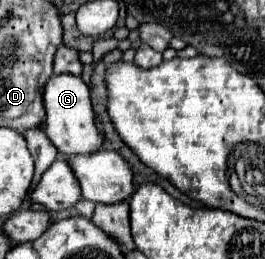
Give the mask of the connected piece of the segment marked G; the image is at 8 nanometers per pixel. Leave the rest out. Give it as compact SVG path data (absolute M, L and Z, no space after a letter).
M68 74L52 76L44 90L44 106L46 106L44 130L46 130L46 136L50 136L50 140L58 152L62 152L66 156L76 156L76 154L90 154L90 152L96 152L102 148L104 136L100 134L100 130L94 124L90 92L82 78L68 76Z

